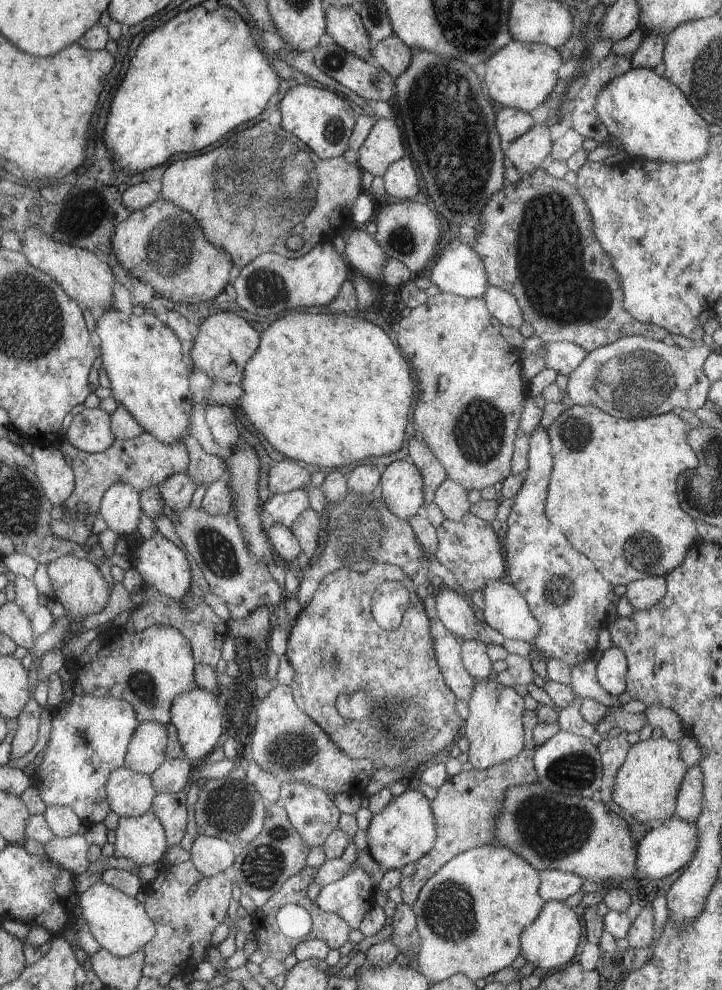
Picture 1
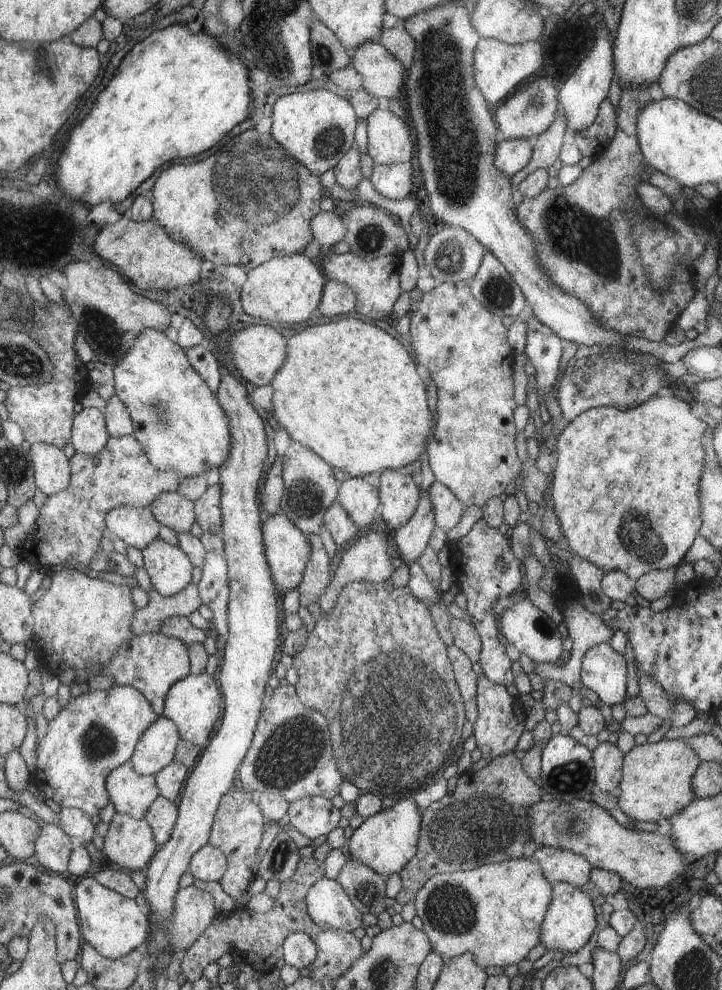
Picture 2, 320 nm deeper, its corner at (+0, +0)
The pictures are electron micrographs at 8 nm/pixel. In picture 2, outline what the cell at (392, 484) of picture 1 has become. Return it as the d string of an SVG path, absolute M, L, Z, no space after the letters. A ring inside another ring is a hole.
M392 469L381 472L380 511L386 528L392 531L403 527L415 513L419 503L419 487L410 475Z

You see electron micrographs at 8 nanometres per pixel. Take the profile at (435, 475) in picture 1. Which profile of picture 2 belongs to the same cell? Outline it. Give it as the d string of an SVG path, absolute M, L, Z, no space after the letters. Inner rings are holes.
M426 492L422 494L422 496L419 496L419 503L412 518L403 527L393 531L393 535L396 539L396 546L398 547L399 558L404 564L408 565L410 562L417 561L420 555L429 547L429 540L434 527L435 516L433 513L433 506L428 492Z

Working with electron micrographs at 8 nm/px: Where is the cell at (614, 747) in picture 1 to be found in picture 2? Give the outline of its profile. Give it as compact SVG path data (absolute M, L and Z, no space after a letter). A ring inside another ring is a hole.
M600 743L592 753L595 766L596 791L609 793L616 790L623 775L623 754L614 744Z

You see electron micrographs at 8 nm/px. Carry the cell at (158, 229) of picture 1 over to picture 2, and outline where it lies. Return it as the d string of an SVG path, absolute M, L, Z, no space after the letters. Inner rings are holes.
M123 216L117 223L104 225L96 235L94 252L143 293L172 290L200 280L200 255L190 246L172 239L154 219L133 221Z

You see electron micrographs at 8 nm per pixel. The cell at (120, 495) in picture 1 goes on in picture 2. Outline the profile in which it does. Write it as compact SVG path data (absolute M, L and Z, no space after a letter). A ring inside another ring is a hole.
M116 507L108 511L108 530L111 537L118 536L129 547L142 550L158 538L160 524L152 516L150 507Z

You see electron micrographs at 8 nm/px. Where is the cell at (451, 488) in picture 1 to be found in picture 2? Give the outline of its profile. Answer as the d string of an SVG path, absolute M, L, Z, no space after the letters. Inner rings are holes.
M434 481L427 492L433 506L435 526L446 532L452 530L458 524L465 507L456 495L440 481Z

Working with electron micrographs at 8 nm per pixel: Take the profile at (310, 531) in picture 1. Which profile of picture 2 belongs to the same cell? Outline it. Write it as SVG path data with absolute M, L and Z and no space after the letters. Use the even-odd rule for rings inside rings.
M308 535L311 541L311 559L308 560L307 568L303 572L303 580L299 584L299 606L306 608L317 600L327 590L330 584L330 558L322 546L322 540L318 535Z

